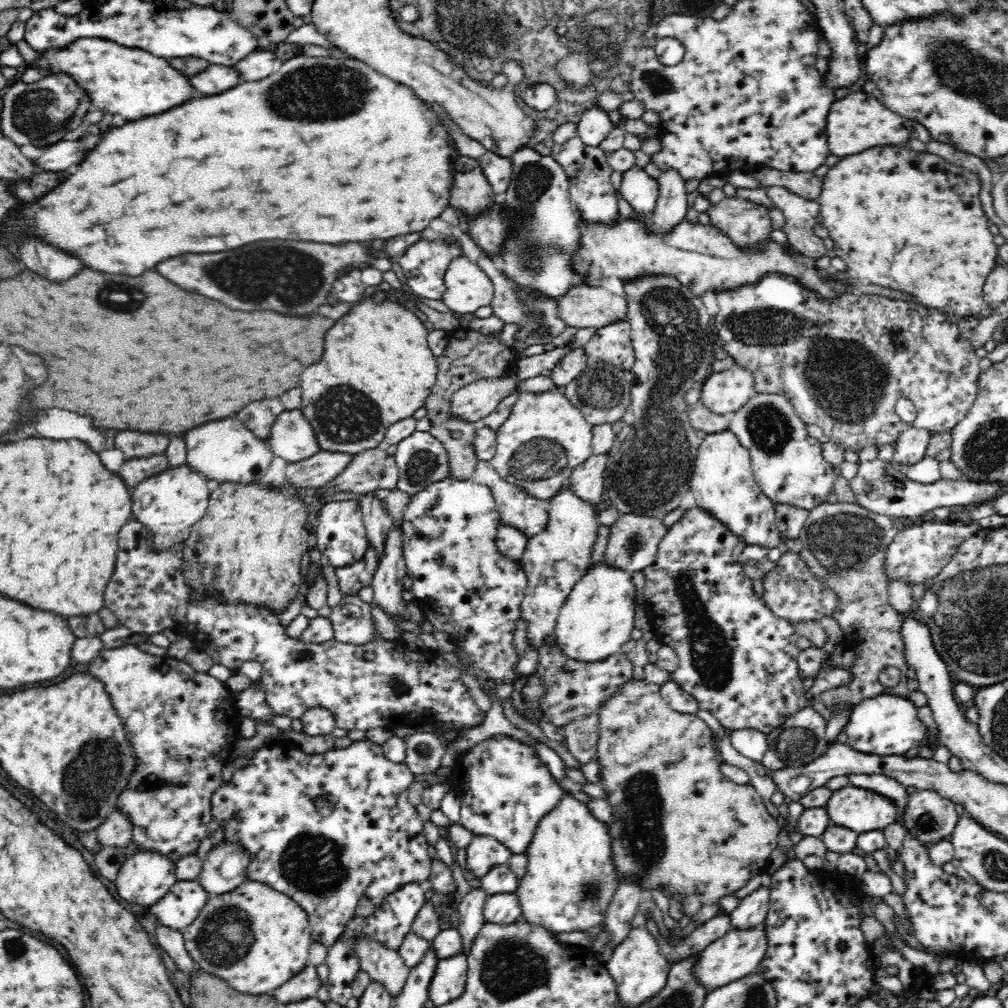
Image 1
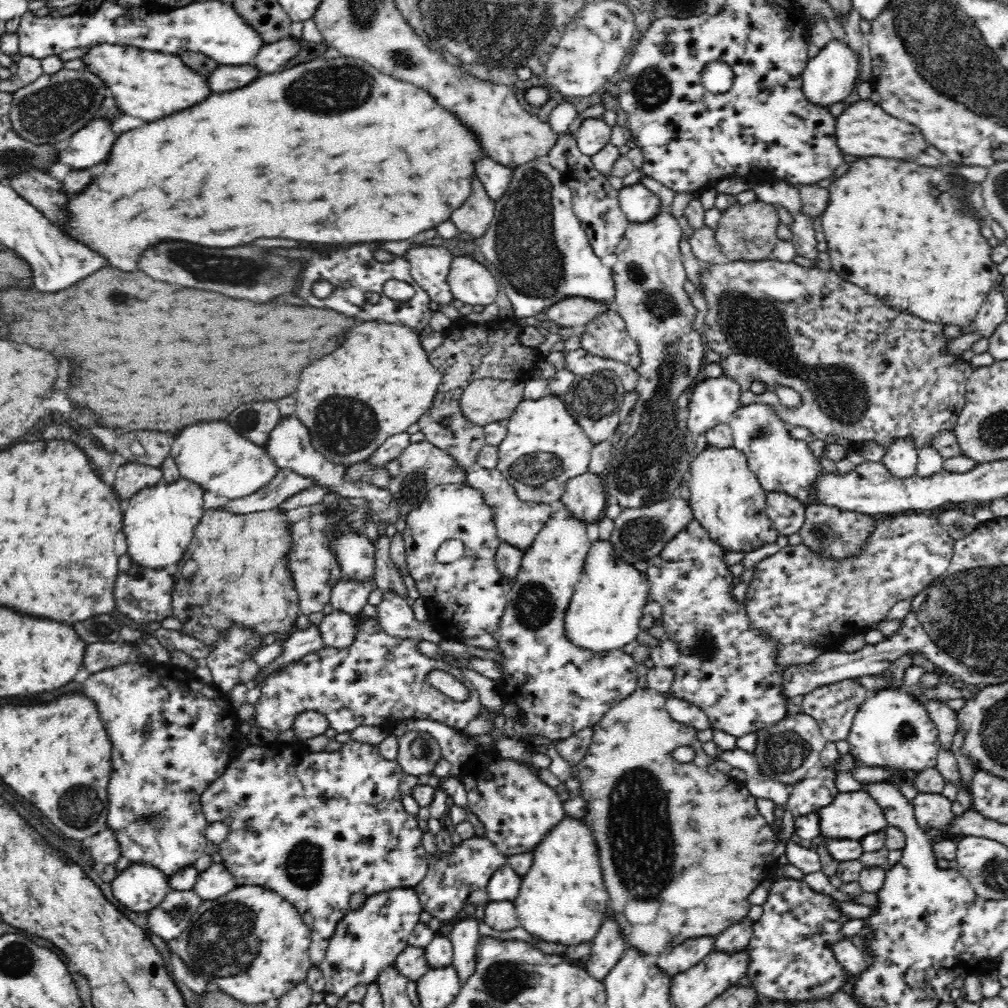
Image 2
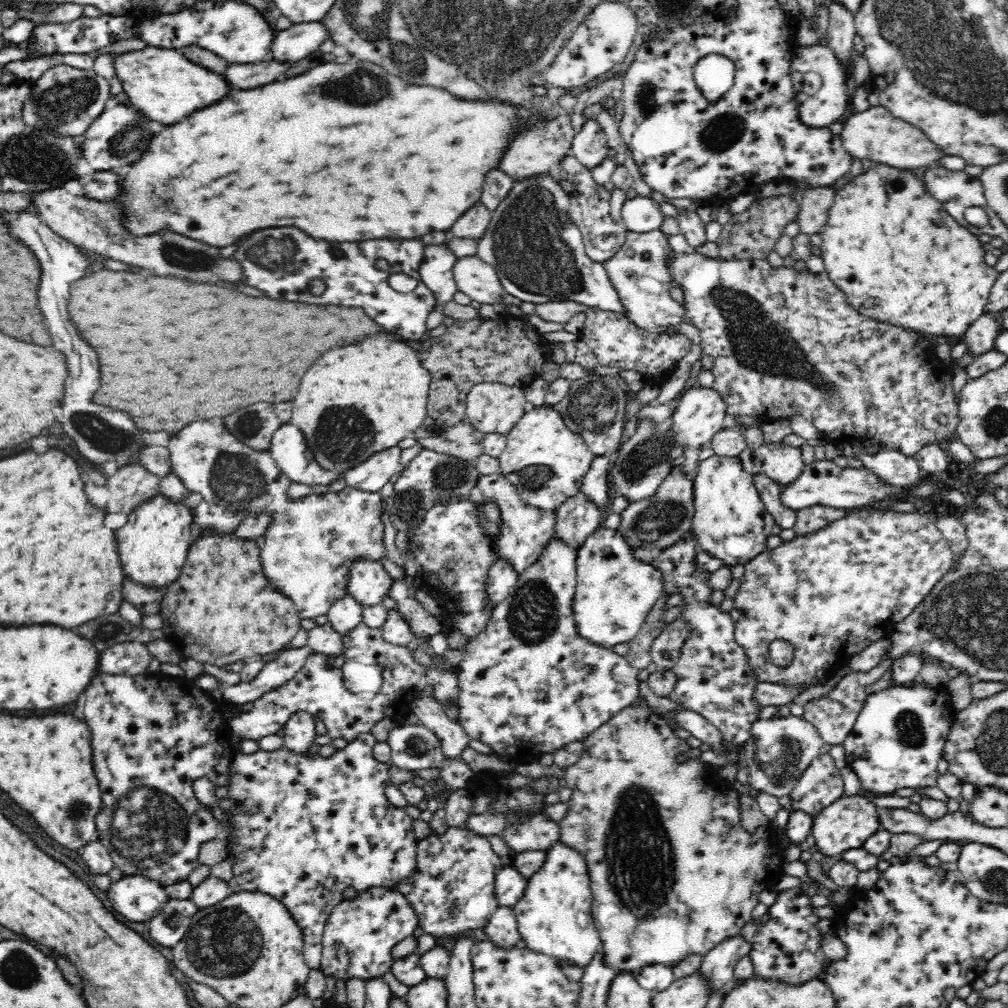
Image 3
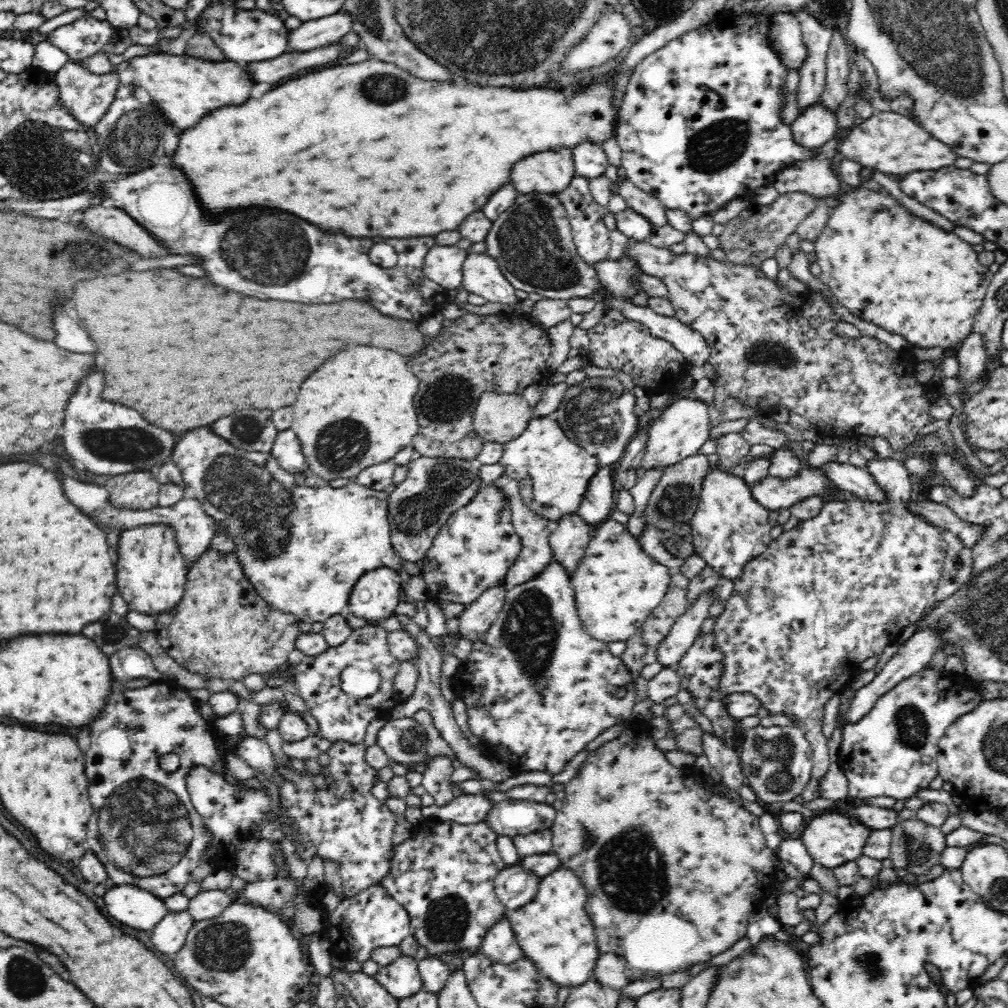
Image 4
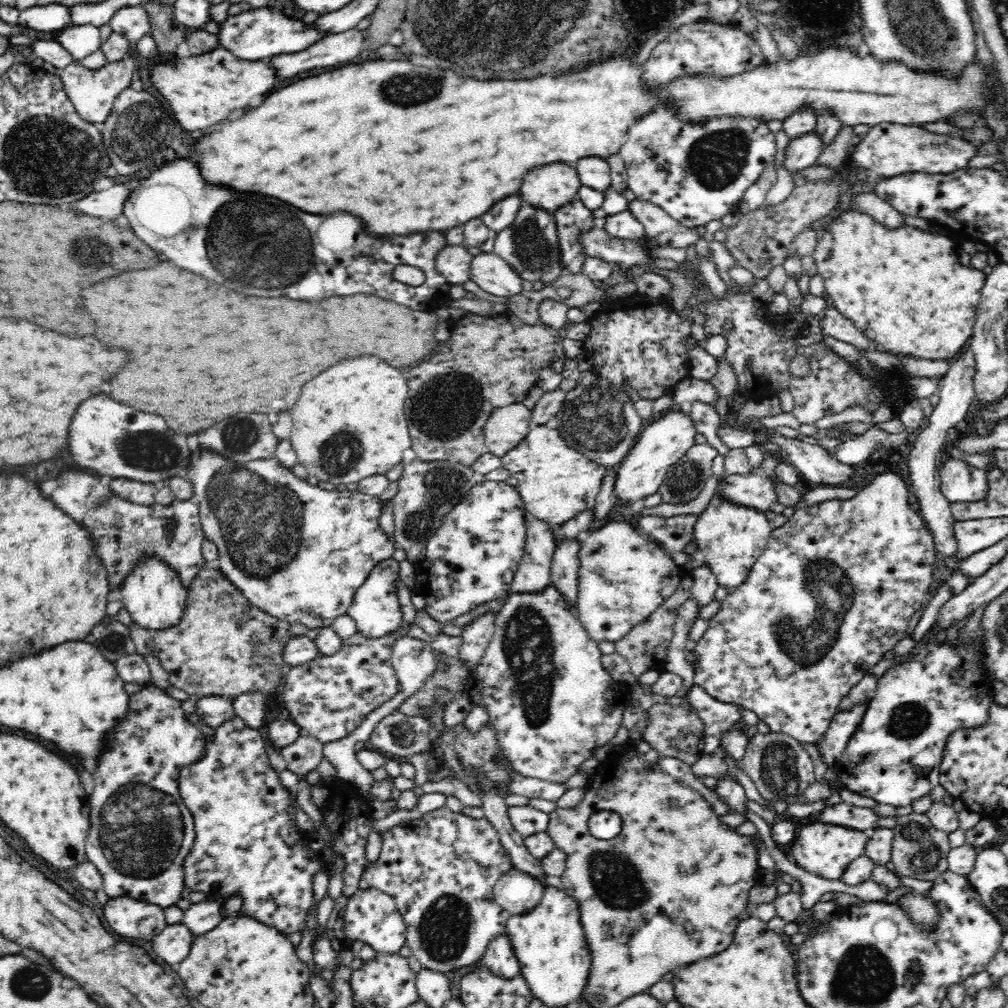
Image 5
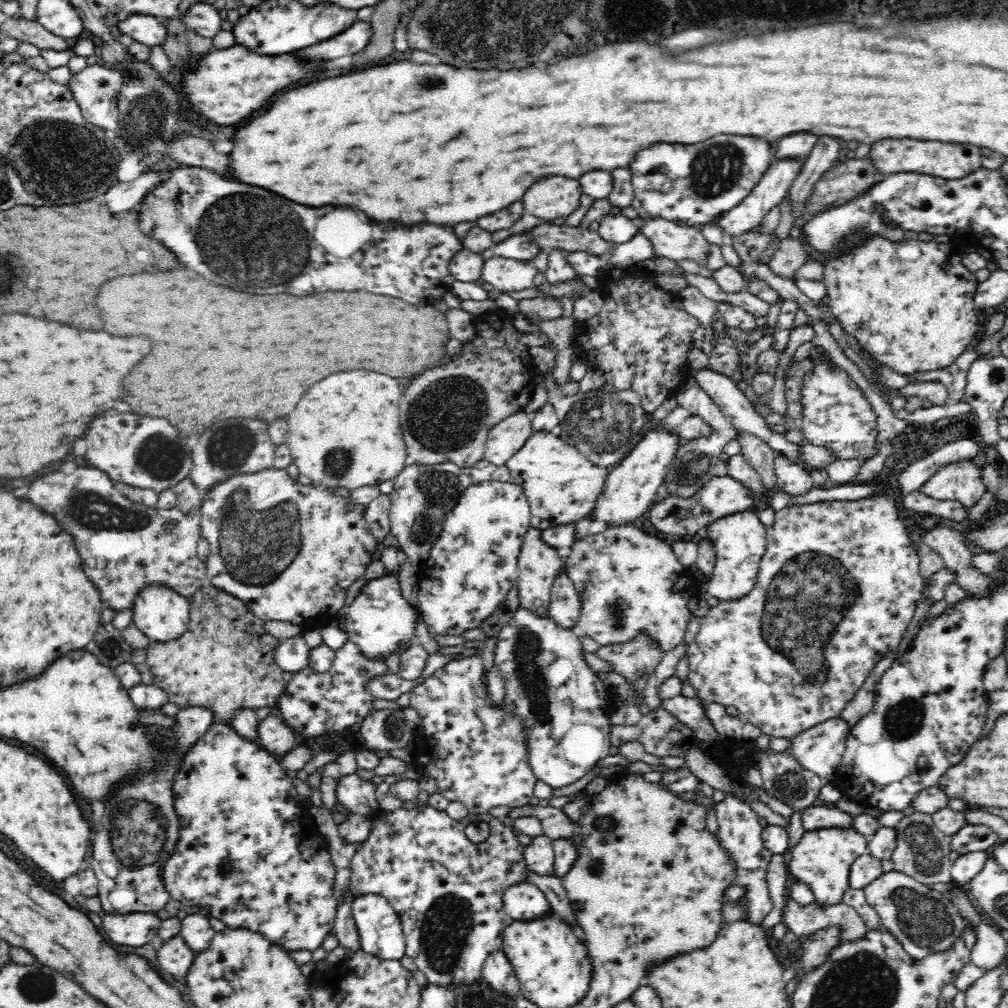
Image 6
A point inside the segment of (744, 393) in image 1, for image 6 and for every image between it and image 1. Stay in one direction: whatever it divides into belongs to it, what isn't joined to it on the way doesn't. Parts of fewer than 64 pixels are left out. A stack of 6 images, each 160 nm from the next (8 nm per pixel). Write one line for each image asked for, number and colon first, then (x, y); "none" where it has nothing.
2: (714, 401)
3: (699, 415)
4: (683, 427)
5: (661, 443)
6: (630, 489)

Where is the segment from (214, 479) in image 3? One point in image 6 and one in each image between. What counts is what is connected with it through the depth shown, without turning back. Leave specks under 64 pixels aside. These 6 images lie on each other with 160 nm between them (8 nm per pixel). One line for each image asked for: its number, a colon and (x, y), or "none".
4: (303, 548)
5: (298, 552)
6: (288, 551)

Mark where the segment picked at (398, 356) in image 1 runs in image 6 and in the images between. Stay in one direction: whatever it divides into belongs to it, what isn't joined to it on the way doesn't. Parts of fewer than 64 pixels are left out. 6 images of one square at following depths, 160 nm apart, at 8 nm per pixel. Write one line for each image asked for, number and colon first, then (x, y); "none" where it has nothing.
2: (379, 382)
3: (354, 402)
4: (357, 410)
5: (349, 424)
6: (344, 433)

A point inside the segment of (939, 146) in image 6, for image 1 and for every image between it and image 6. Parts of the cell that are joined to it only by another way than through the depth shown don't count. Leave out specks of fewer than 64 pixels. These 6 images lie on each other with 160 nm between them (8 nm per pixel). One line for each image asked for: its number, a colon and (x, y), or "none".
1: (859, 121)
2: (864, 128)
3: (875, 134)
4: (891, 144)
5: (889, 149)

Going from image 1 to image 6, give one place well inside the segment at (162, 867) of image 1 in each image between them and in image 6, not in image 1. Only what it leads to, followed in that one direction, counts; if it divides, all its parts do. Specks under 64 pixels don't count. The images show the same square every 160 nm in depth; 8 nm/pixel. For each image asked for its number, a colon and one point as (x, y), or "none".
2: (141, 887)
3: (136, 897)
4: (142, 910)
5: (130, 918)
6: (136, 929)

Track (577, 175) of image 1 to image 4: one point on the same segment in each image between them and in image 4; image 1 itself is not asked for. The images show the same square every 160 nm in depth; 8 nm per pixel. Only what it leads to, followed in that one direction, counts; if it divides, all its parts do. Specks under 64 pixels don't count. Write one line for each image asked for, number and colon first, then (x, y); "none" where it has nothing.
2: (595, 202)
3: (589, 210)
4: (589, 234)

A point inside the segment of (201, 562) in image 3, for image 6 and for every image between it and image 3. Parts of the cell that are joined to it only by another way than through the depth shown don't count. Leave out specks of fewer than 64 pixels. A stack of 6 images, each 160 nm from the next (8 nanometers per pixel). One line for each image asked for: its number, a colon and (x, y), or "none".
4: (221, 629)
5: (224, 646)
6: (225, 661)

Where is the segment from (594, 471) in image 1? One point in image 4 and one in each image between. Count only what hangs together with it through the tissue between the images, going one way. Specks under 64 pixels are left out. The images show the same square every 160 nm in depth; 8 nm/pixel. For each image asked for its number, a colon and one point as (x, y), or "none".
2: (583, 497)
3: (577, 518)
4: (570, 536)

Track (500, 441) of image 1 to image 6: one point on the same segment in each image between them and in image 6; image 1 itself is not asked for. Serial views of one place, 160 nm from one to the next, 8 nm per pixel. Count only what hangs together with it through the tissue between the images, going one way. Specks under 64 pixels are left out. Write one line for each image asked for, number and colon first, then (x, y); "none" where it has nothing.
2: (544, 447)
3: (546, 462)
4: (553, 473)
5: (556, 482)
6: (561, 484)

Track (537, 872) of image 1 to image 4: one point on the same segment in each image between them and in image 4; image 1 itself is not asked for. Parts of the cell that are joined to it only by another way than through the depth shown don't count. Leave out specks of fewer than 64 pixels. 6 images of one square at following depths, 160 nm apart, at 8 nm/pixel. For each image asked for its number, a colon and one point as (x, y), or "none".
2: (562, 898)
3: (553, 917)
4: (553, 930)

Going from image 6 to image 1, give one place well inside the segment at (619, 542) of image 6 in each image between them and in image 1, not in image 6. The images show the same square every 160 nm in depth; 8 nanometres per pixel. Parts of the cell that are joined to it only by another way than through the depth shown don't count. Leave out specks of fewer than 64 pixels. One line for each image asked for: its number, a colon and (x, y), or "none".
1: (597, 618)
2: (604, 614)
3: (615, 591)
4: (617, 585)
5: (623, 578)

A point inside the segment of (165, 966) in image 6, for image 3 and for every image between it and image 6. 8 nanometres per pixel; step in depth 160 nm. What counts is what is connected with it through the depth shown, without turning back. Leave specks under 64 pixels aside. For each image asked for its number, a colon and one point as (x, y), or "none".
3: (169, 926)
4: (169, 935)
5: (173, 944)

